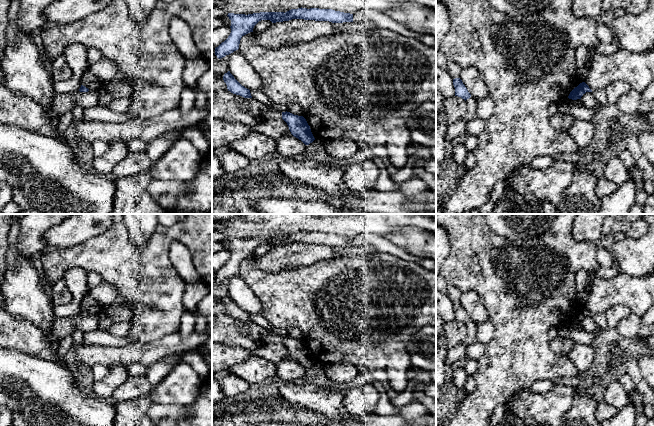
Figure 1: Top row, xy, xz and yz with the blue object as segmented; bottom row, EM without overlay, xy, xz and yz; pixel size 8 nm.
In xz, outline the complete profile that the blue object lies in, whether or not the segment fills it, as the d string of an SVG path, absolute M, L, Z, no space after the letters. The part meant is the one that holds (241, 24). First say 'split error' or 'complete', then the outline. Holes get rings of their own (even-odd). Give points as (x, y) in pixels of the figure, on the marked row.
complete | M298 8L287 12L260 12L253 14L227 15L231 20L231 33L228 38L215 48L215 55L221 59L239 49L241 38L253 32L254 26L261 20L270 20L272 23L304 19L315 21L329 21L332 23L353 22L353 14L335 11L332 9Z

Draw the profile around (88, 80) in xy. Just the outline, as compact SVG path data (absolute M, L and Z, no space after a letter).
M88 68L83 72L80 83L89 90L97 91L103 84L103 82L98 77L94 76L88 71Z

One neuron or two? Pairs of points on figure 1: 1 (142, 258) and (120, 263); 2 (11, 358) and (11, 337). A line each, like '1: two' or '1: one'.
1: one
2: two

